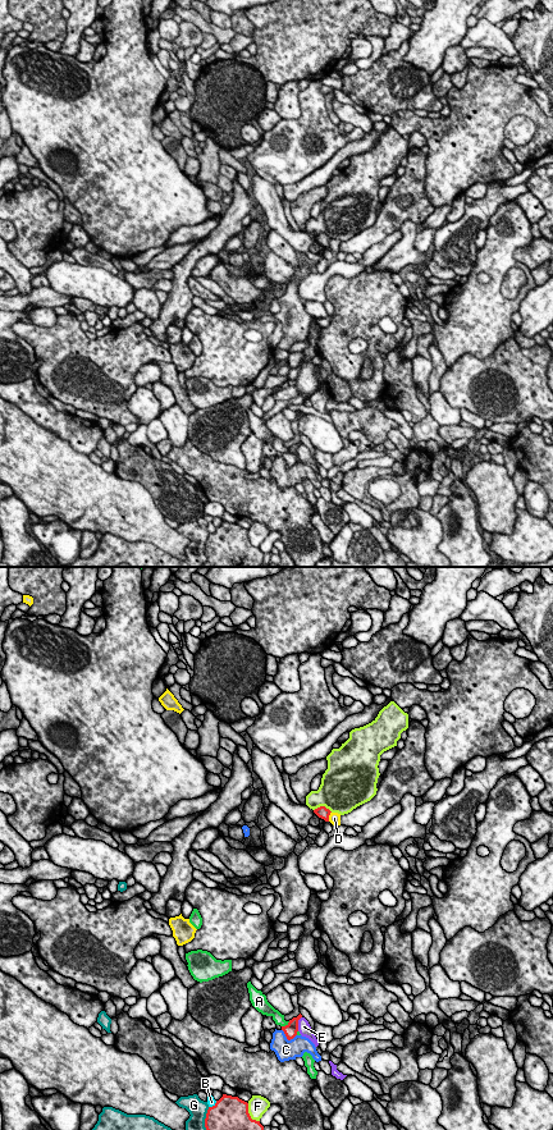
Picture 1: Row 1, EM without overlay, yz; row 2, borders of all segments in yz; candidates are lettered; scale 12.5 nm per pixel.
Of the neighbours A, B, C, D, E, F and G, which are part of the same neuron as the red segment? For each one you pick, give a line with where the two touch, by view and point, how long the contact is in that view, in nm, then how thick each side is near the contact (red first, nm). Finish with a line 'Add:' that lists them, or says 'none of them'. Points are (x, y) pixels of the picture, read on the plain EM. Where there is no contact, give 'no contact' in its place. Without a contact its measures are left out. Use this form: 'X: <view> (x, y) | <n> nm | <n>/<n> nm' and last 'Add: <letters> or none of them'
Add: none of them

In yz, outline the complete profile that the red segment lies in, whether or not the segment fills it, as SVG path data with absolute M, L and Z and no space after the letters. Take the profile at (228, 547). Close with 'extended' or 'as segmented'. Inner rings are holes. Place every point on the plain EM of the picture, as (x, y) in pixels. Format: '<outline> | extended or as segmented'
M223 521L212 534L209 534L205 554L207 561L201 567L260 567L264 561L264 553L260 548L251 545L248 530L227 521Z | as segmented

